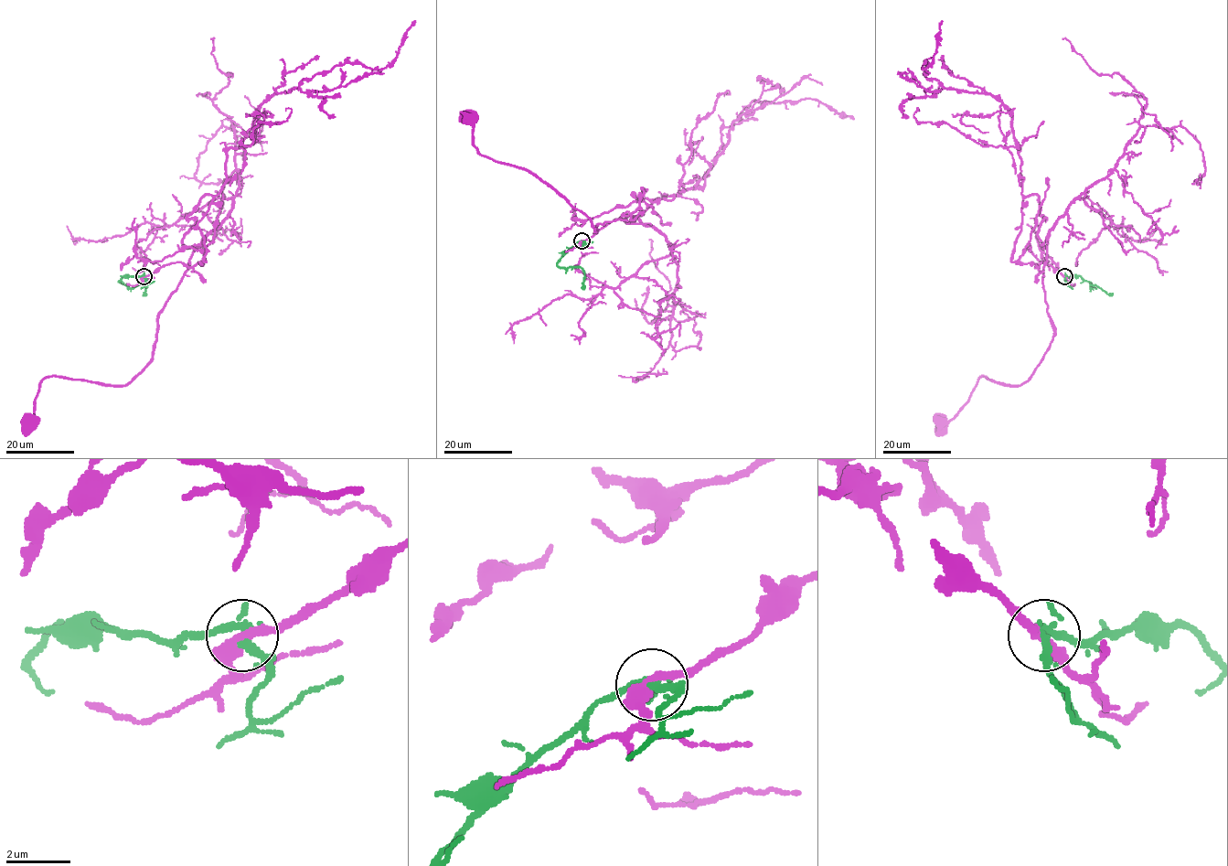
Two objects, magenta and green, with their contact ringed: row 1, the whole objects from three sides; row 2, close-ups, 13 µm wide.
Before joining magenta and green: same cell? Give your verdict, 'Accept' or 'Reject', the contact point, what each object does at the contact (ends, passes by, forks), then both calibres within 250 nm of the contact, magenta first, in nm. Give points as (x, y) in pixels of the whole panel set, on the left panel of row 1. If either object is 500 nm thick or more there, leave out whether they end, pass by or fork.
Reject. Place: (144, 276). At the ring magenta passes by. At the ring green forks. Thickness 320 nm (magenta) against 190 nm

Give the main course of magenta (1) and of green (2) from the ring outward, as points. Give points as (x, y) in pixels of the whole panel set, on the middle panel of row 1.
1: (581, 240), (644, 189), (651, 205), (621, 218), (643, 224), (595, 230), (546, 184), (478, 153), (470, 118)
2: (581, 240), (577, 242), (557, 265), (580, 267), (584, 273), (584, 289)

